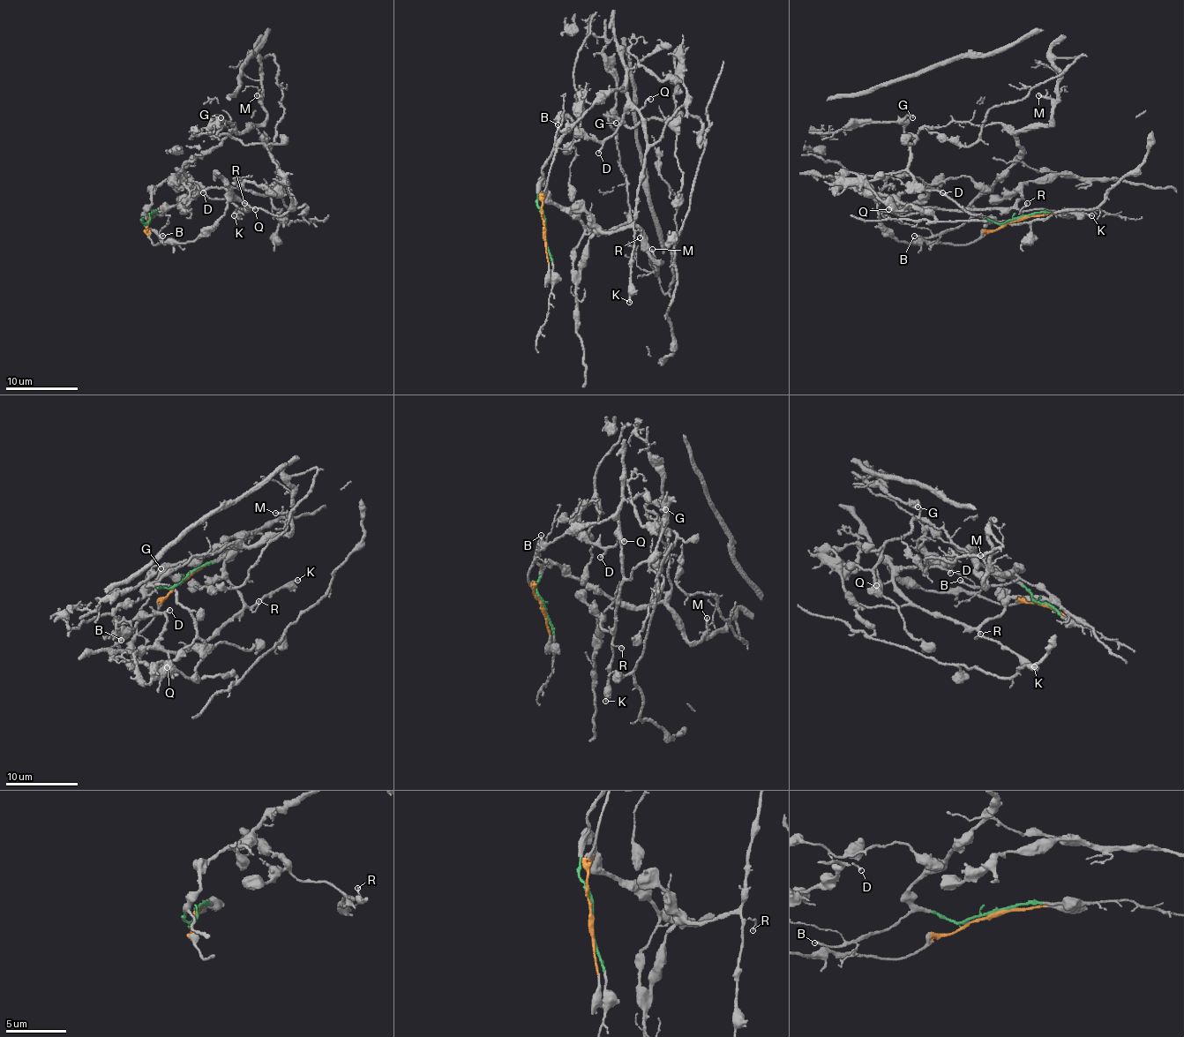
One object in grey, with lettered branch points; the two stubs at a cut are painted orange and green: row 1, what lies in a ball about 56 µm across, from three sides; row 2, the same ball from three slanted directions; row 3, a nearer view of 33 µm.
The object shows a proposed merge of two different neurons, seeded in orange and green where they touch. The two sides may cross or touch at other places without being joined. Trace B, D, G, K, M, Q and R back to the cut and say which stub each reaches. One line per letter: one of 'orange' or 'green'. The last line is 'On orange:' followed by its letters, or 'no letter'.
B: green
D: orange
G: green
K: orange
M: green
Q: orange
R: orange
On orange: D, K, Q, R

